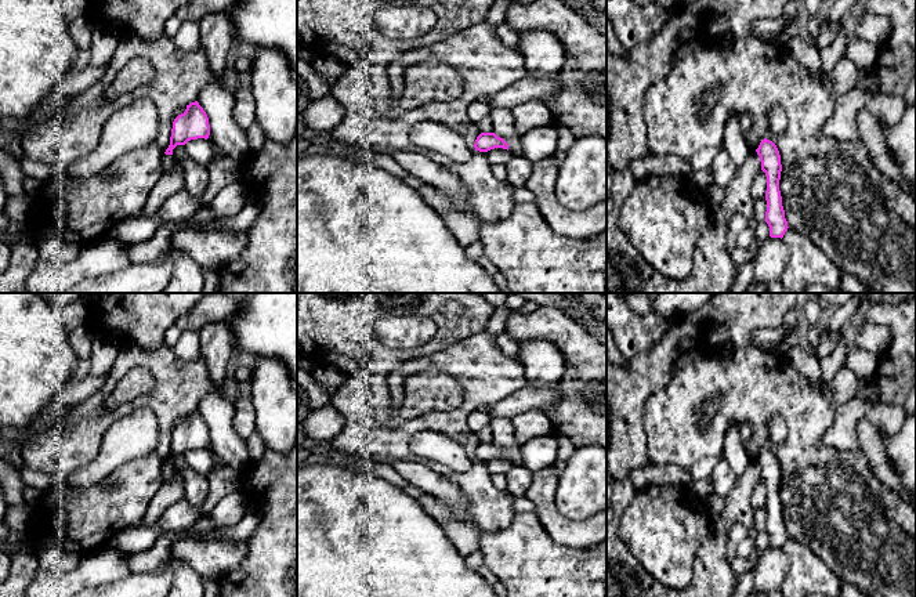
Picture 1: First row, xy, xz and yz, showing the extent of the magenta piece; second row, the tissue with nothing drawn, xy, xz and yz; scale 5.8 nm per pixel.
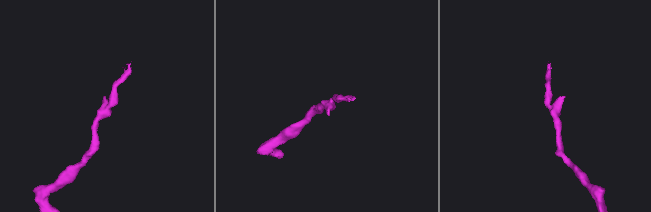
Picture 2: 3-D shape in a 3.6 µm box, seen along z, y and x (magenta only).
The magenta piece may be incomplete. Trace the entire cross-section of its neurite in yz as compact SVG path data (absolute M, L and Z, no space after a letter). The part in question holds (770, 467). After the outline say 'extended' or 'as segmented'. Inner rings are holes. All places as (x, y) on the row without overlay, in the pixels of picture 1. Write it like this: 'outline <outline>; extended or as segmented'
outline M767 448L760 452L756 462L760 466L761 480L765 482L767 486L765 532L770 536L770 546L782 549L789 536L785 528L785 520L782 515L782 506L779 500L779 489L782 481L781 464L776 455Z; as segmented

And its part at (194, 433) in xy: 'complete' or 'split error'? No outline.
complete

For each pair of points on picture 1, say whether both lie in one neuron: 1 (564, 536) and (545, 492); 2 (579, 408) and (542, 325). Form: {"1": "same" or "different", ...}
{"1": "same", "2": "same"}

